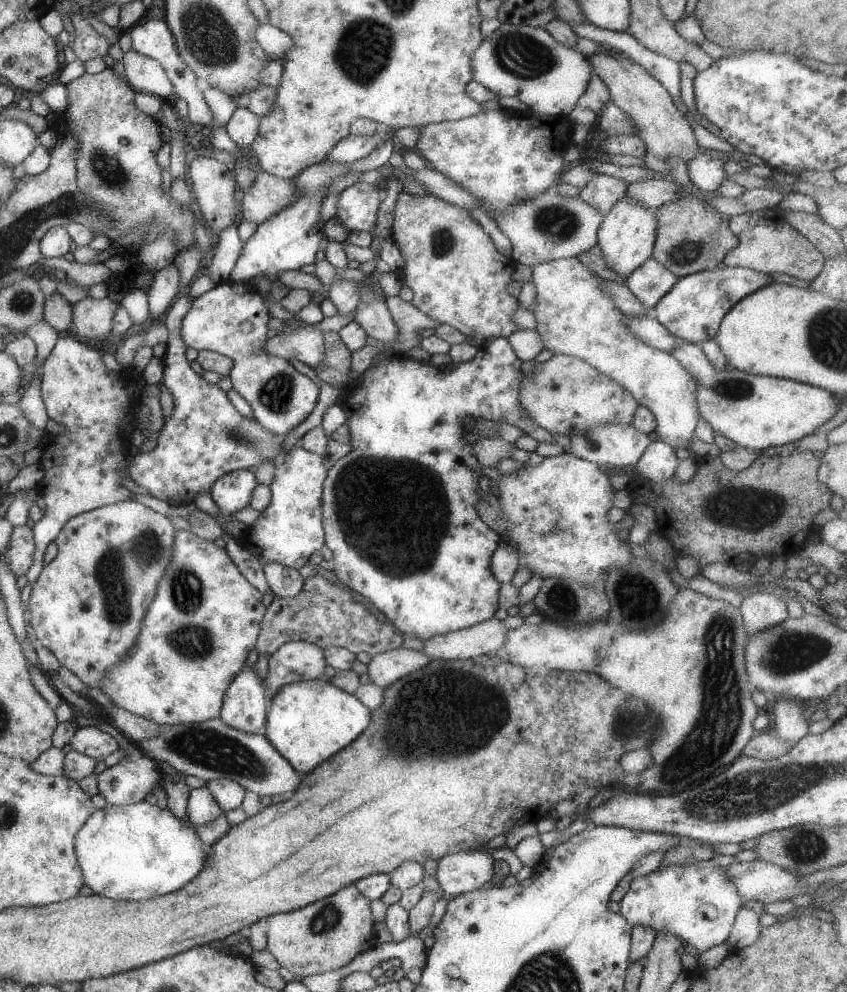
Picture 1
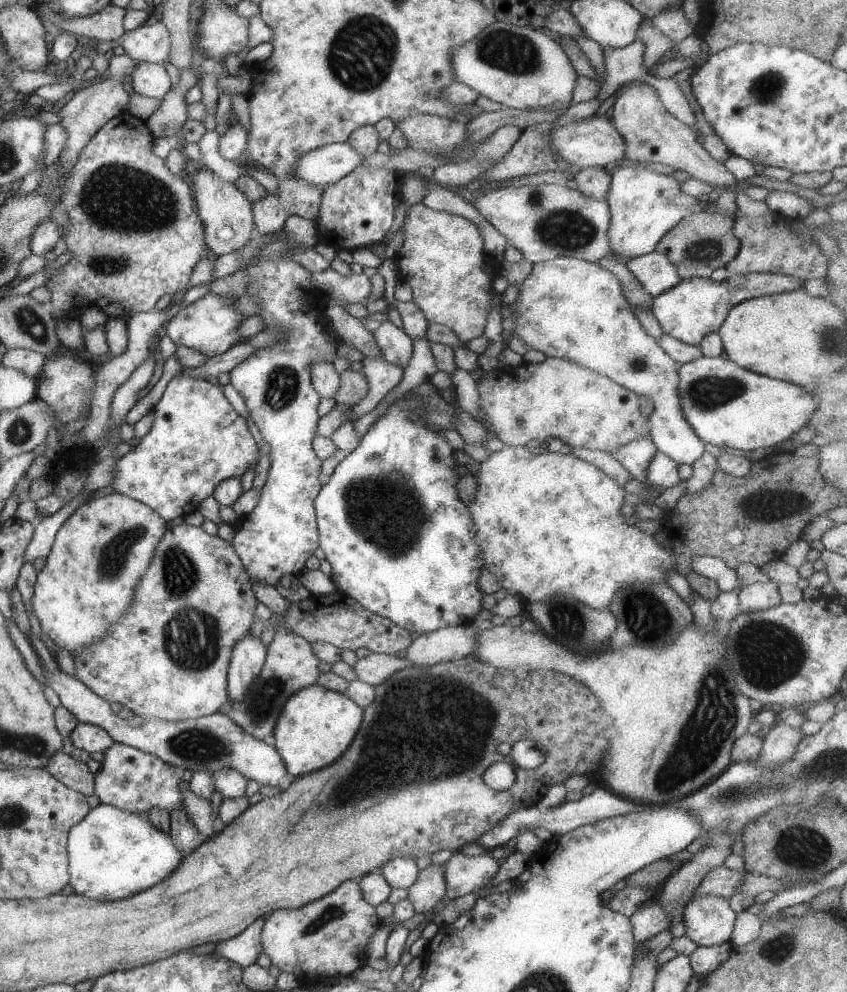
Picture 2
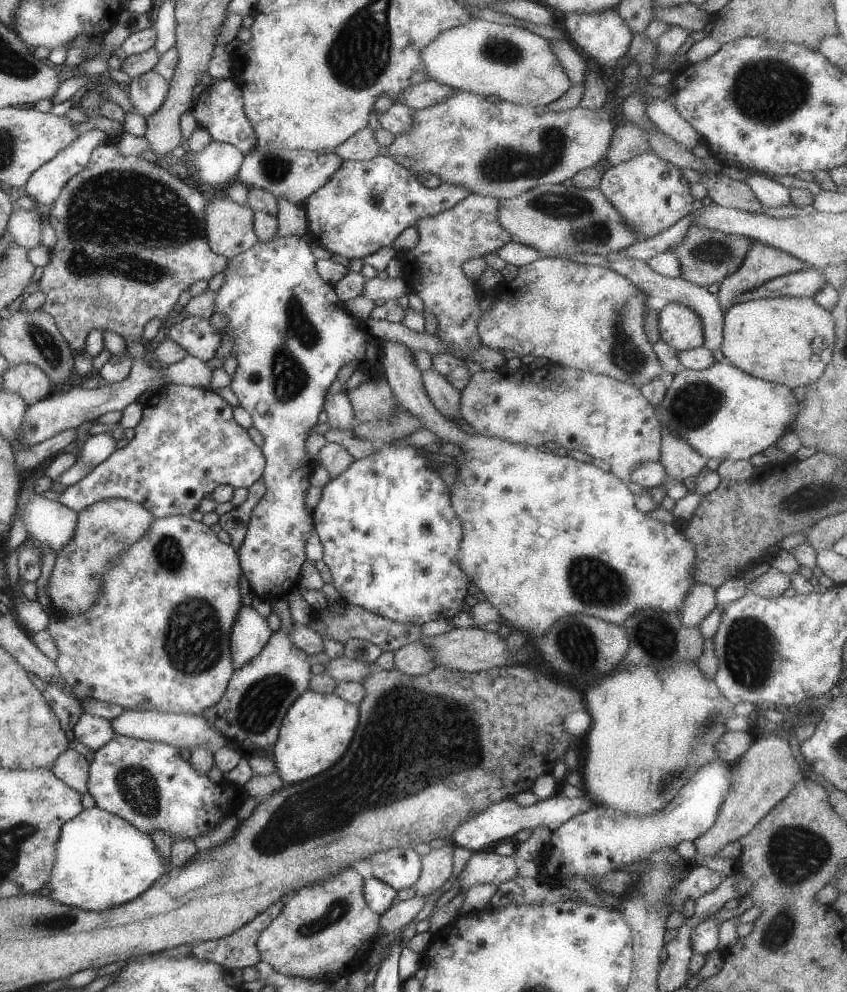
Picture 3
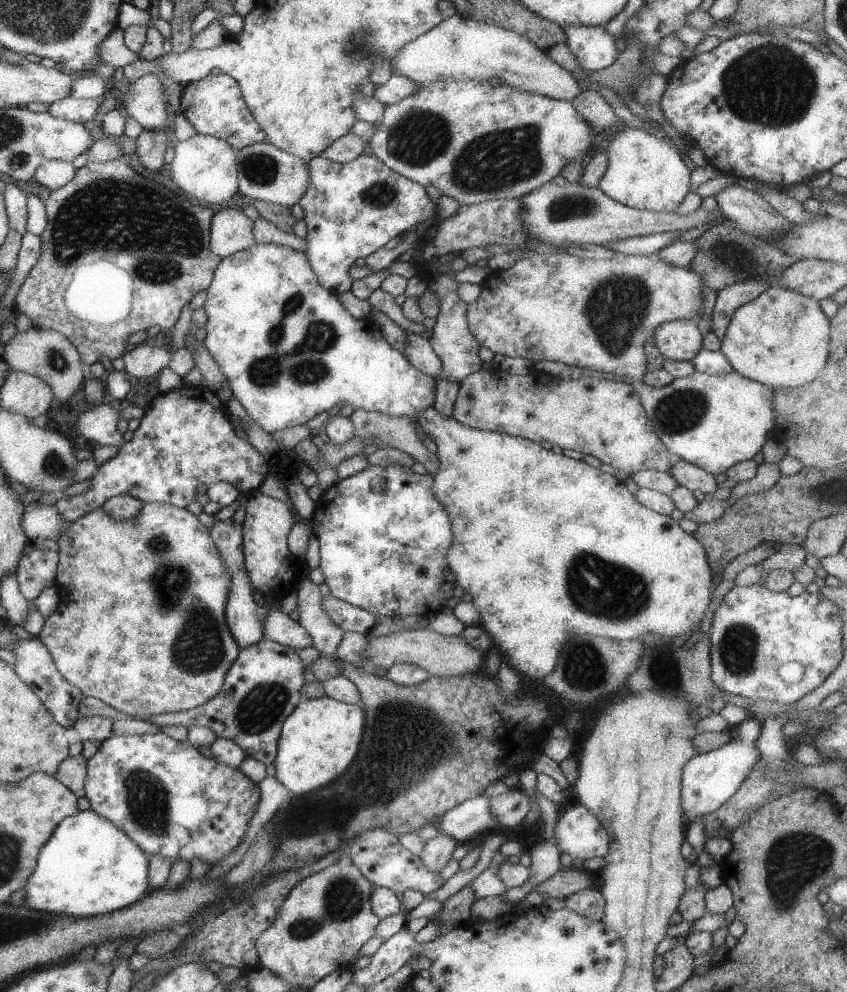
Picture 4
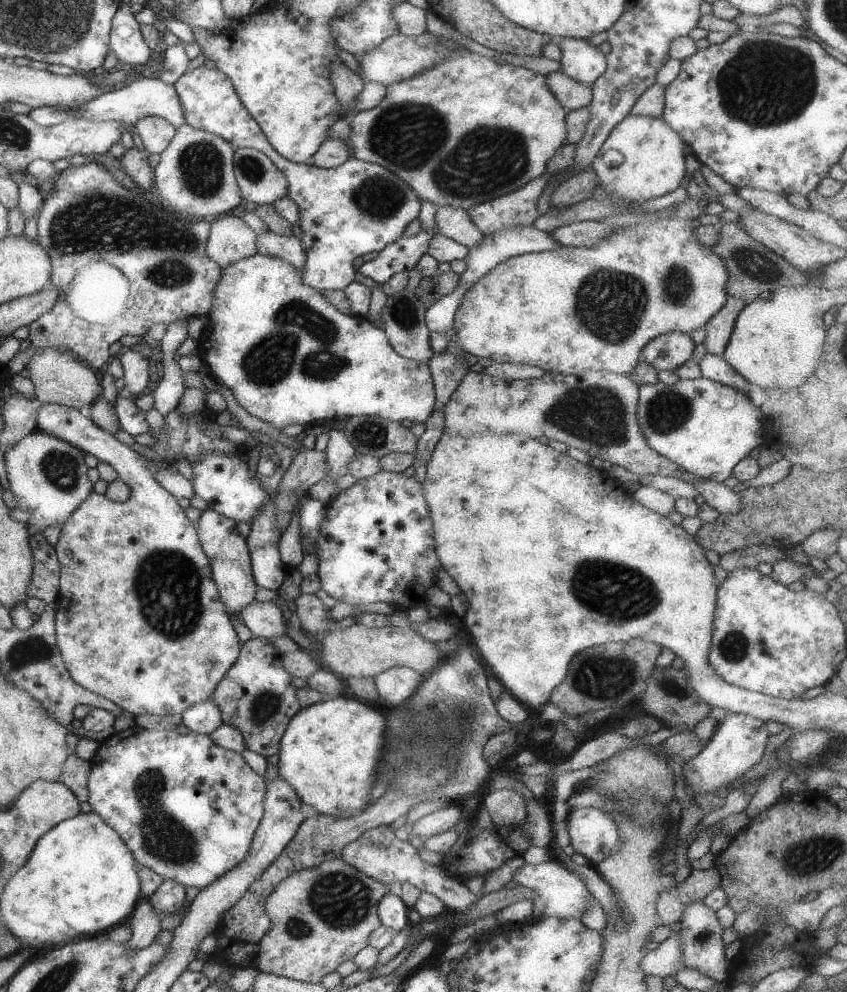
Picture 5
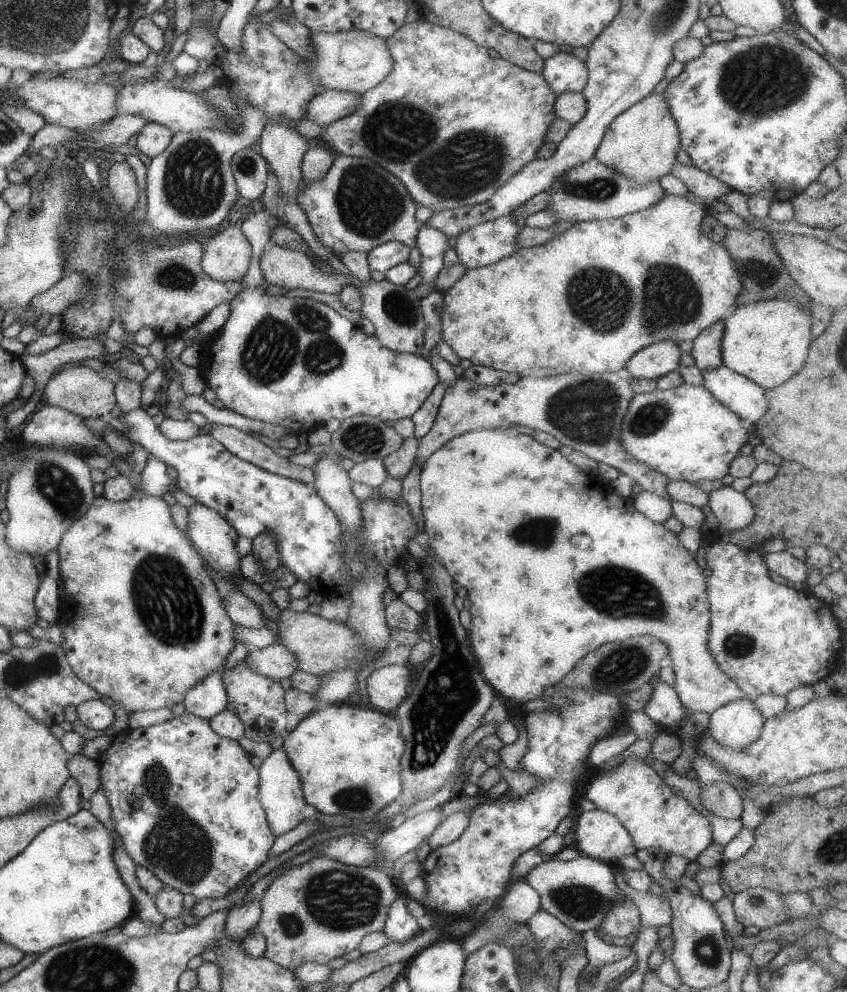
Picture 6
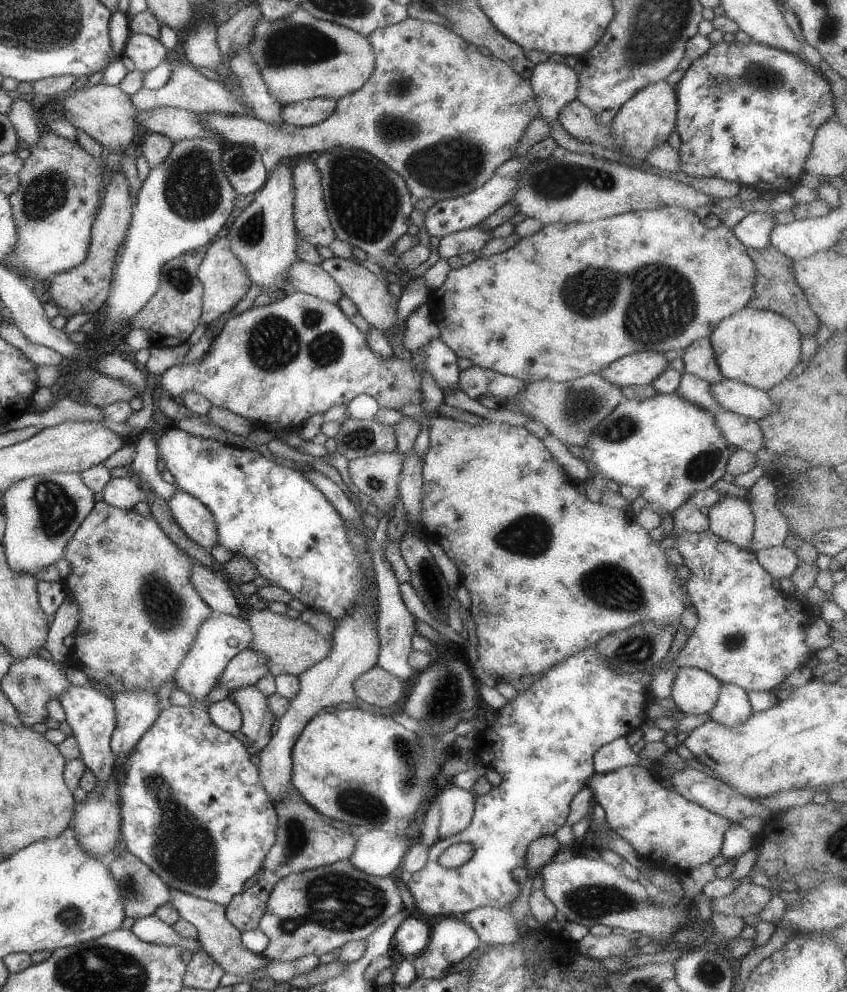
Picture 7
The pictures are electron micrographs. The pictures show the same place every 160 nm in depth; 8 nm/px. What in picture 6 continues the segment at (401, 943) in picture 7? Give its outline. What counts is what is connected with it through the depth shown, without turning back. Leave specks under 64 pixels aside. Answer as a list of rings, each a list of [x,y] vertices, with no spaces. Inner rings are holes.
[[[397,897],[387,912],[382,932],[391,942],[405,942],[421,932],[415,918],[405,910],[403,902],[403,899]]]

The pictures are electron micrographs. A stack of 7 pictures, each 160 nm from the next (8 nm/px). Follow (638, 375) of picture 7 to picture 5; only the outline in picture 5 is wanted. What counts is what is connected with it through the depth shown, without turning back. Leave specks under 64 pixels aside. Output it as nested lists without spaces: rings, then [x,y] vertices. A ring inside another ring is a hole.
[[[673,330],[649,340],[639,356],[656,371],[672,371],[690,358],[693,348],[695,343],[689,333]]]

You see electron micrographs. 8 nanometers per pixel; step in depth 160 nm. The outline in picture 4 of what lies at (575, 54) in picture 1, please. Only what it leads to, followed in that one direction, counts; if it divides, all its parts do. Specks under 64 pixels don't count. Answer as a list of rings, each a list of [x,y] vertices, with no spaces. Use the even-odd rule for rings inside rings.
[[[459,13],[441,20],[425,34],[397,48],[397,54],[390,61],[391,75],[409,78],[416,83],[436,82],[443,78],[501,80],[519,90],[561,101],[572,101],[581,92],[570,73],[551,62],[545,52],[533,46],[527,38],[493,24],[477,22]]]

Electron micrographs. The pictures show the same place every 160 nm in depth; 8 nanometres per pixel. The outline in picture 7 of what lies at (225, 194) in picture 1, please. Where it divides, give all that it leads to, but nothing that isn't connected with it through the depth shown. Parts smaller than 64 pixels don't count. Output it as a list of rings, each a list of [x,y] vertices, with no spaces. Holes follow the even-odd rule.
[[[225,236],[214,239],[208,245],[195,276],[202,286],[201,315],[198,322],[199,324],[207,324],[209,326],[224,313],[231,311],[244,298],[251,284],[249,278],[245,276],[245,268],[231,254],[229,240]]]

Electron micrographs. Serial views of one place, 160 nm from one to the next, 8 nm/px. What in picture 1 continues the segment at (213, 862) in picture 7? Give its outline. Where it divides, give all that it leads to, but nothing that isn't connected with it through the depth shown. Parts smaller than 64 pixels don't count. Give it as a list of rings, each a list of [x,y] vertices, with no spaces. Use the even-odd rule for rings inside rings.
[[[97,719],[91,726],[113,736],[113,740],[117,742],[117,750],[123,752],[118,763],[111,768],[105,768],[101,774],[96,776],[98,794],[103,796],[106,805],[131,805],[141,802],[151,792],[153,786],[160,786],[163,775],[161,775],[159,764],[155,760],[150,759],[141,750],[132,747],[132,742],[115,727]]]

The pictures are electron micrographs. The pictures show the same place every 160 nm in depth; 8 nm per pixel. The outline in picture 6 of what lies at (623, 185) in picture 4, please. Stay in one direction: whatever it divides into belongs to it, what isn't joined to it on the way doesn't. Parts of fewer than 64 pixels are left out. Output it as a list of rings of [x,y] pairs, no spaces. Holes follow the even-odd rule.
[[[651,92],[614,118],[603,134],[594,158],[625,178],[633,178],[635,182],[643,184],[659,181],[663,175],[669,175],[678,148],[679,134],[669,112],[669,104],[665,102],[663,94]]]

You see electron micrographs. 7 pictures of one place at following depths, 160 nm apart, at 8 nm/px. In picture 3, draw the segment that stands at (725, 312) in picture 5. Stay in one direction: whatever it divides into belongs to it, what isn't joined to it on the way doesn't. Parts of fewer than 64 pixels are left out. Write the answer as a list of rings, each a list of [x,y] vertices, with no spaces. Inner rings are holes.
[[[751,241],[737,270],[729,273],[724,279],[721,279],[718,294],[716,296],[718,298],[718,303],[724,312],[725,309],[736,302],[737,296],[755,288],[762,282],[781,275],[786,275],[787,273],[794,273],[809,268],[811,268],[809,263],[799,260],[785,251],[770,247],[759,241]]]

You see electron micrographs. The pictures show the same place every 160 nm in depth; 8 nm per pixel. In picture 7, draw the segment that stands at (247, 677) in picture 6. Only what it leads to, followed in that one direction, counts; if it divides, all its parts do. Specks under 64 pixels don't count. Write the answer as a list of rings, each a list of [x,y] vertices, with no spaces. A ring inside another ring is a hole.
[[[255,685],[235,688],[228,696],[229,700],[235,702],[242,717],[239,732],[251,741],[251,746],[256,752],[261,752],[269,743],[272,736],[271,726],[277,720],[267,710],[266,697],[255,688]]]

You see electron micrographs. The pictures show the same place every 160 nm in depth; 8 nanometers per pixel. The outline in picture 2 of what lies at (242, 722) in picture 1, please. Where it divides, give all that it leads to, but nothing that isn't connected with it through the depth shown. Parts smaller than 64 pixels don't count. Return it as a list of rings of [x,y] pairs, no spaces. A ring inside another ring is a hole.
[[[245,635],[231,651],[226,674],[226,691],[231,703],[240,703],[255,677],[260,673],[266,649],[259,638]]]

